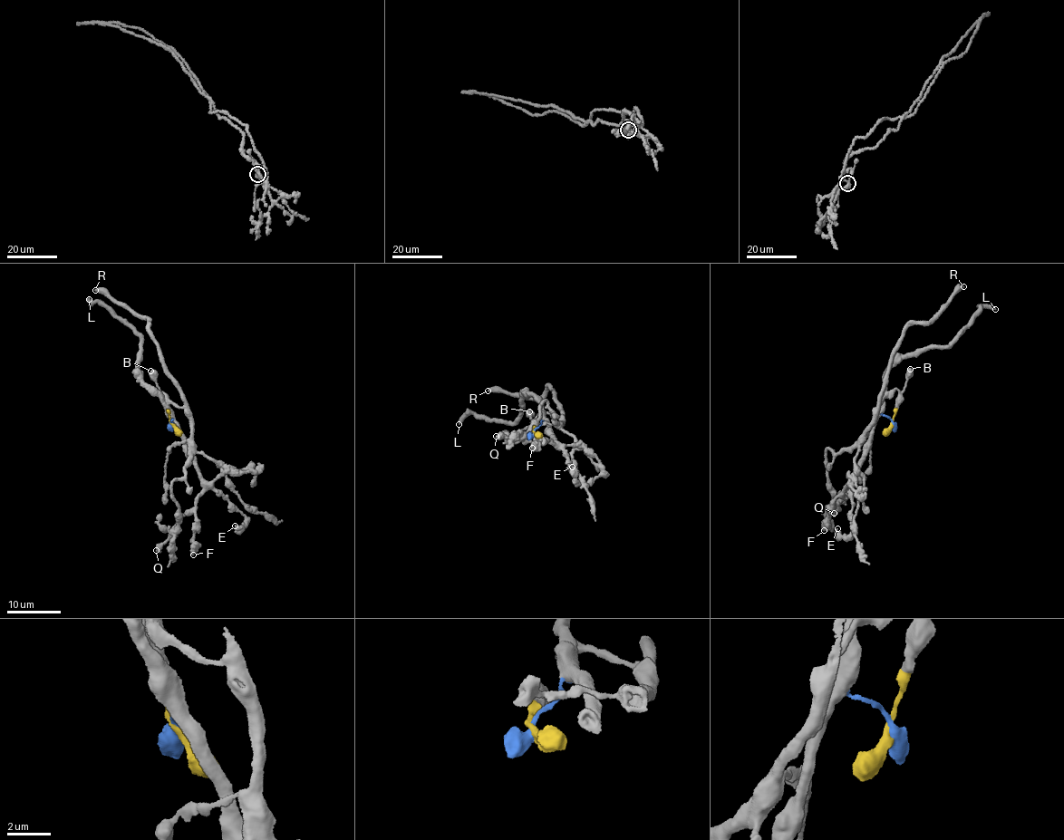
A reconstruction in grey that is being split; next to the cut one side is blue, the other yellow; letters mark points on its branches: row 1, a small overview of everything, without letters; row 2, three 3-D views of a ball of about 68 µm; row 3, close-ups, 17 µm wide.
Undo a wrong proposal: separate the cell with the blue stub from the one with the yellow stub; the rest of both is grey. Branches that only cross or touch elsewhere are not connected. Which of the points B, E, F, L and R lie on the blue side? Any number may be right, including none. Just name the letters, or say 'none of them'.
E, F, L

